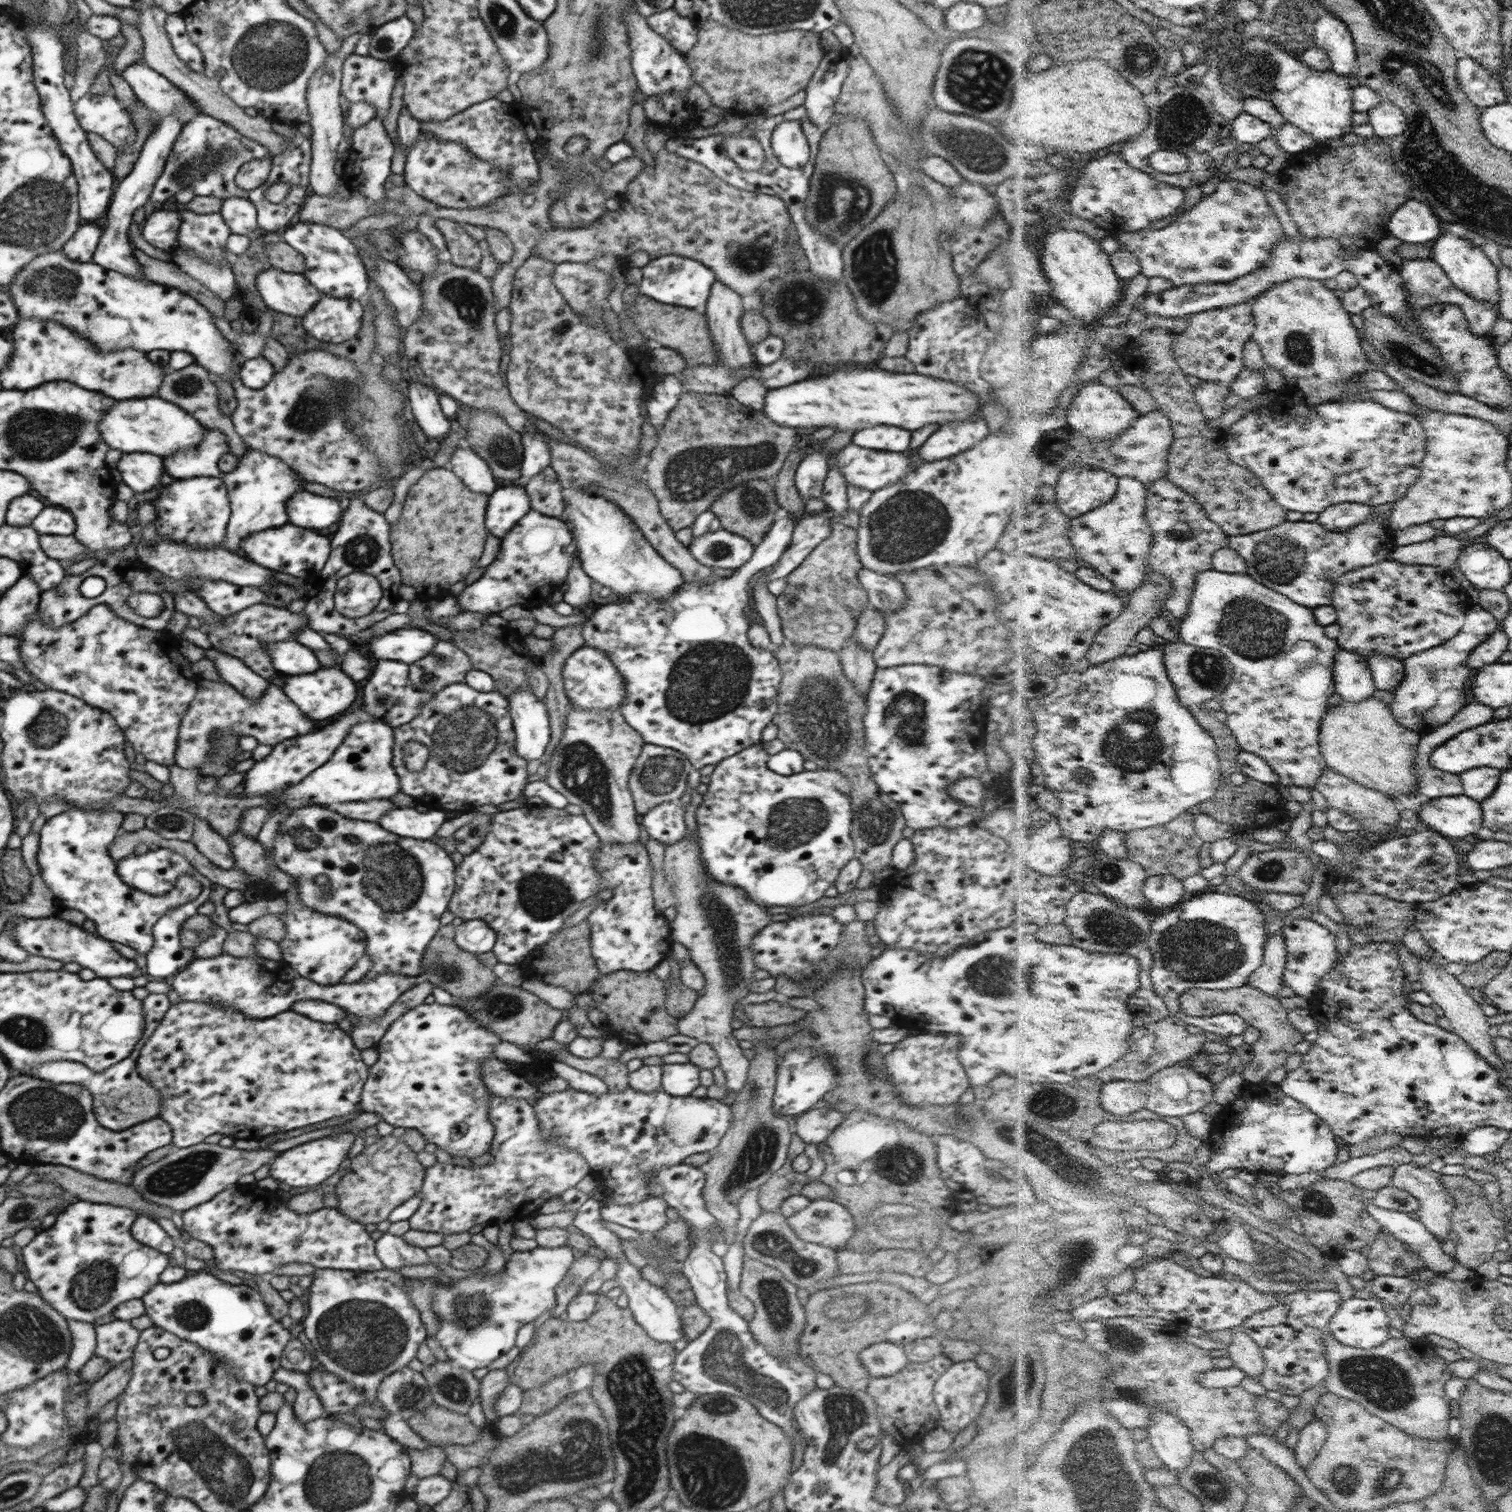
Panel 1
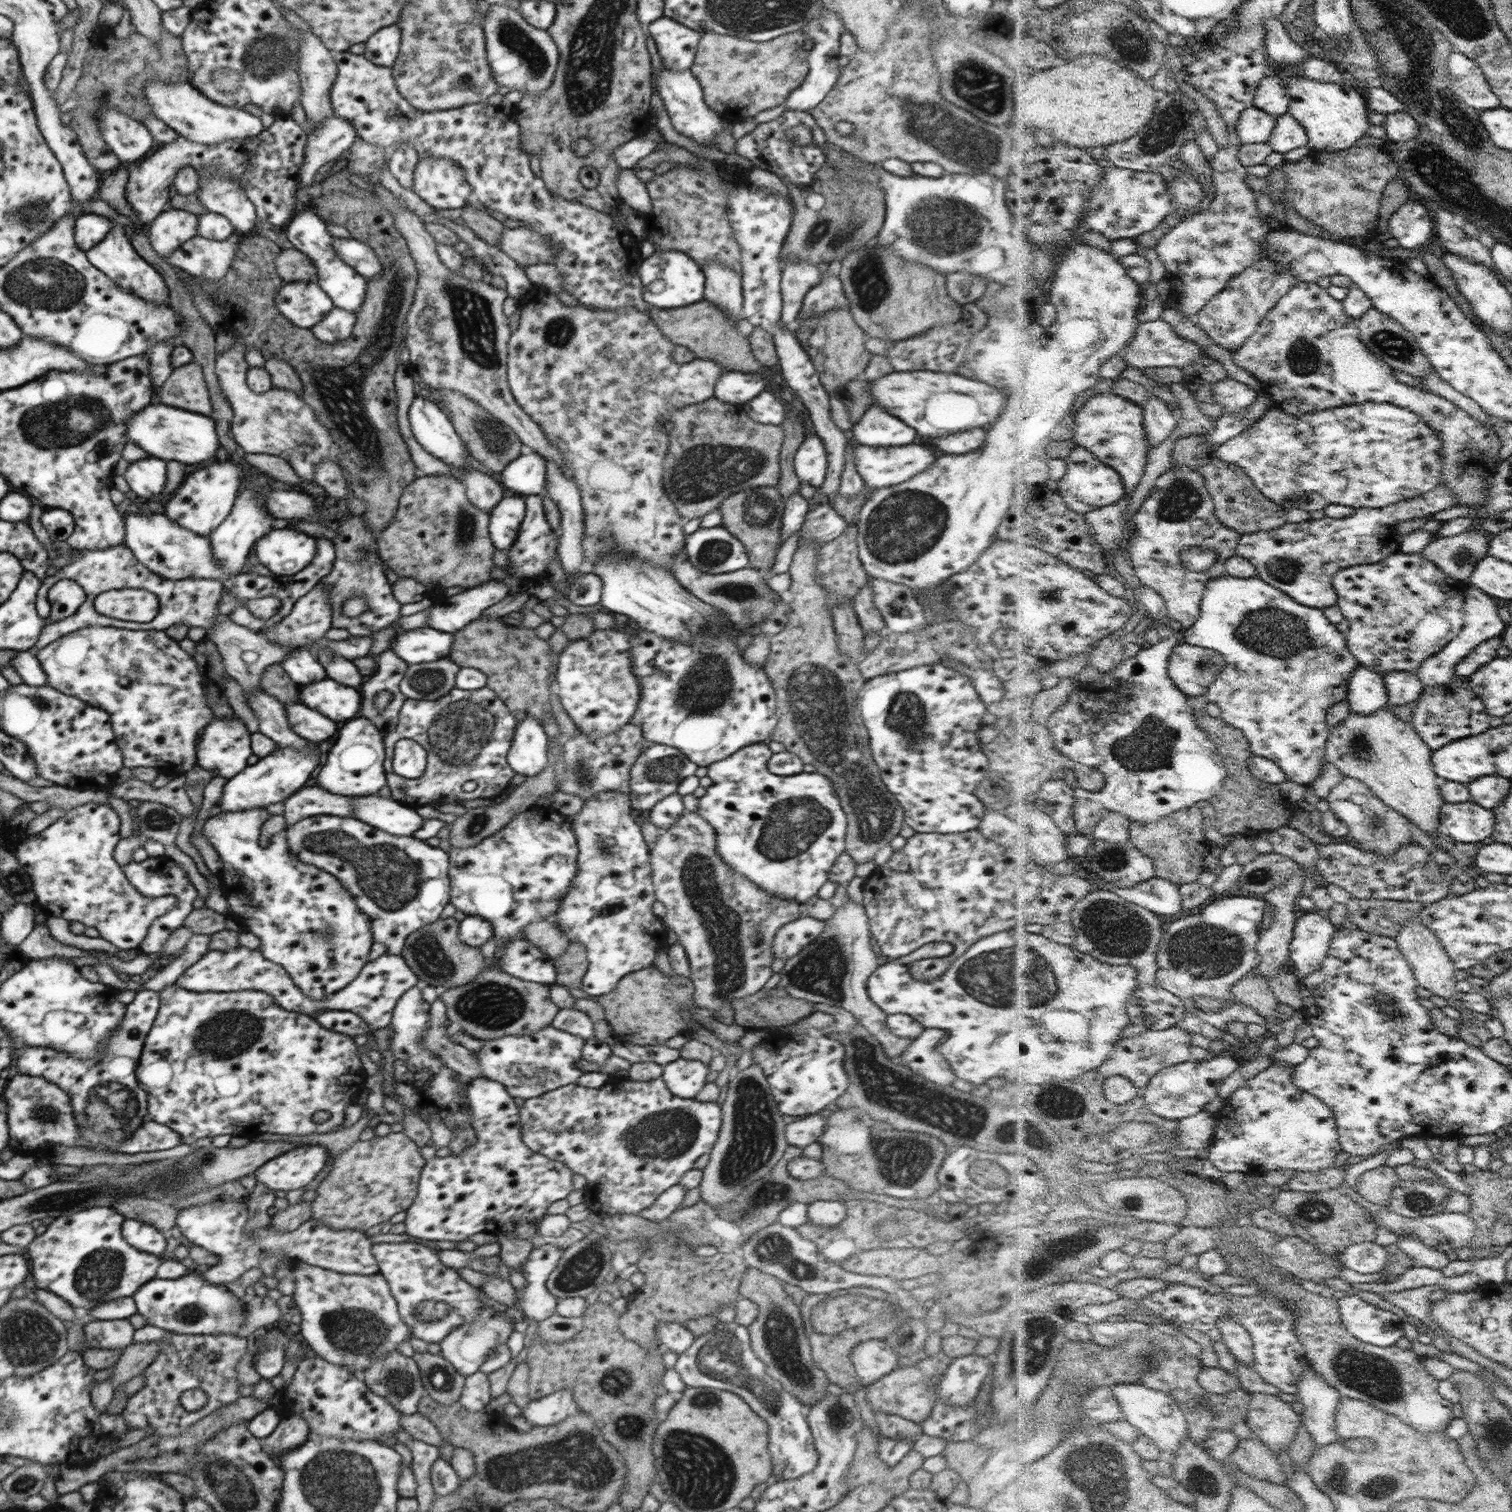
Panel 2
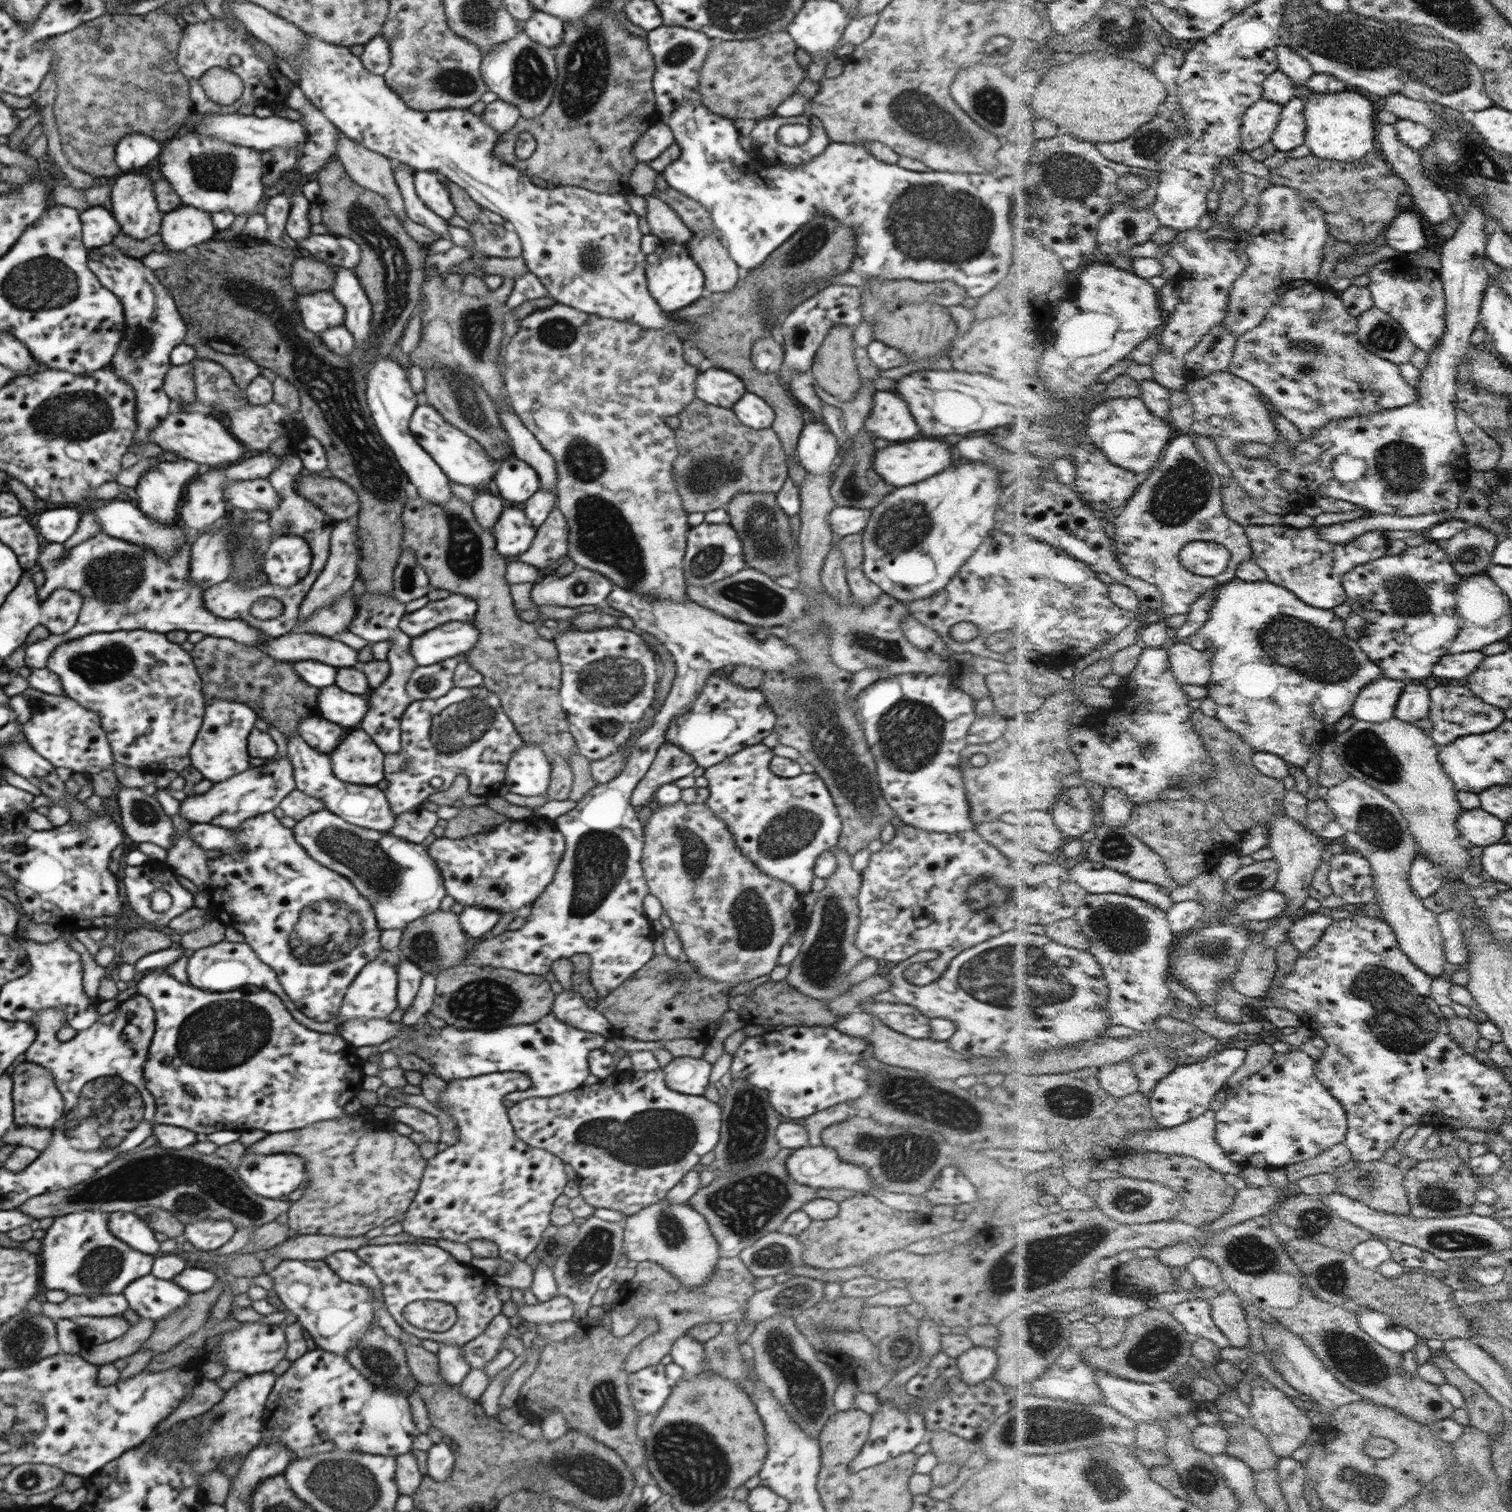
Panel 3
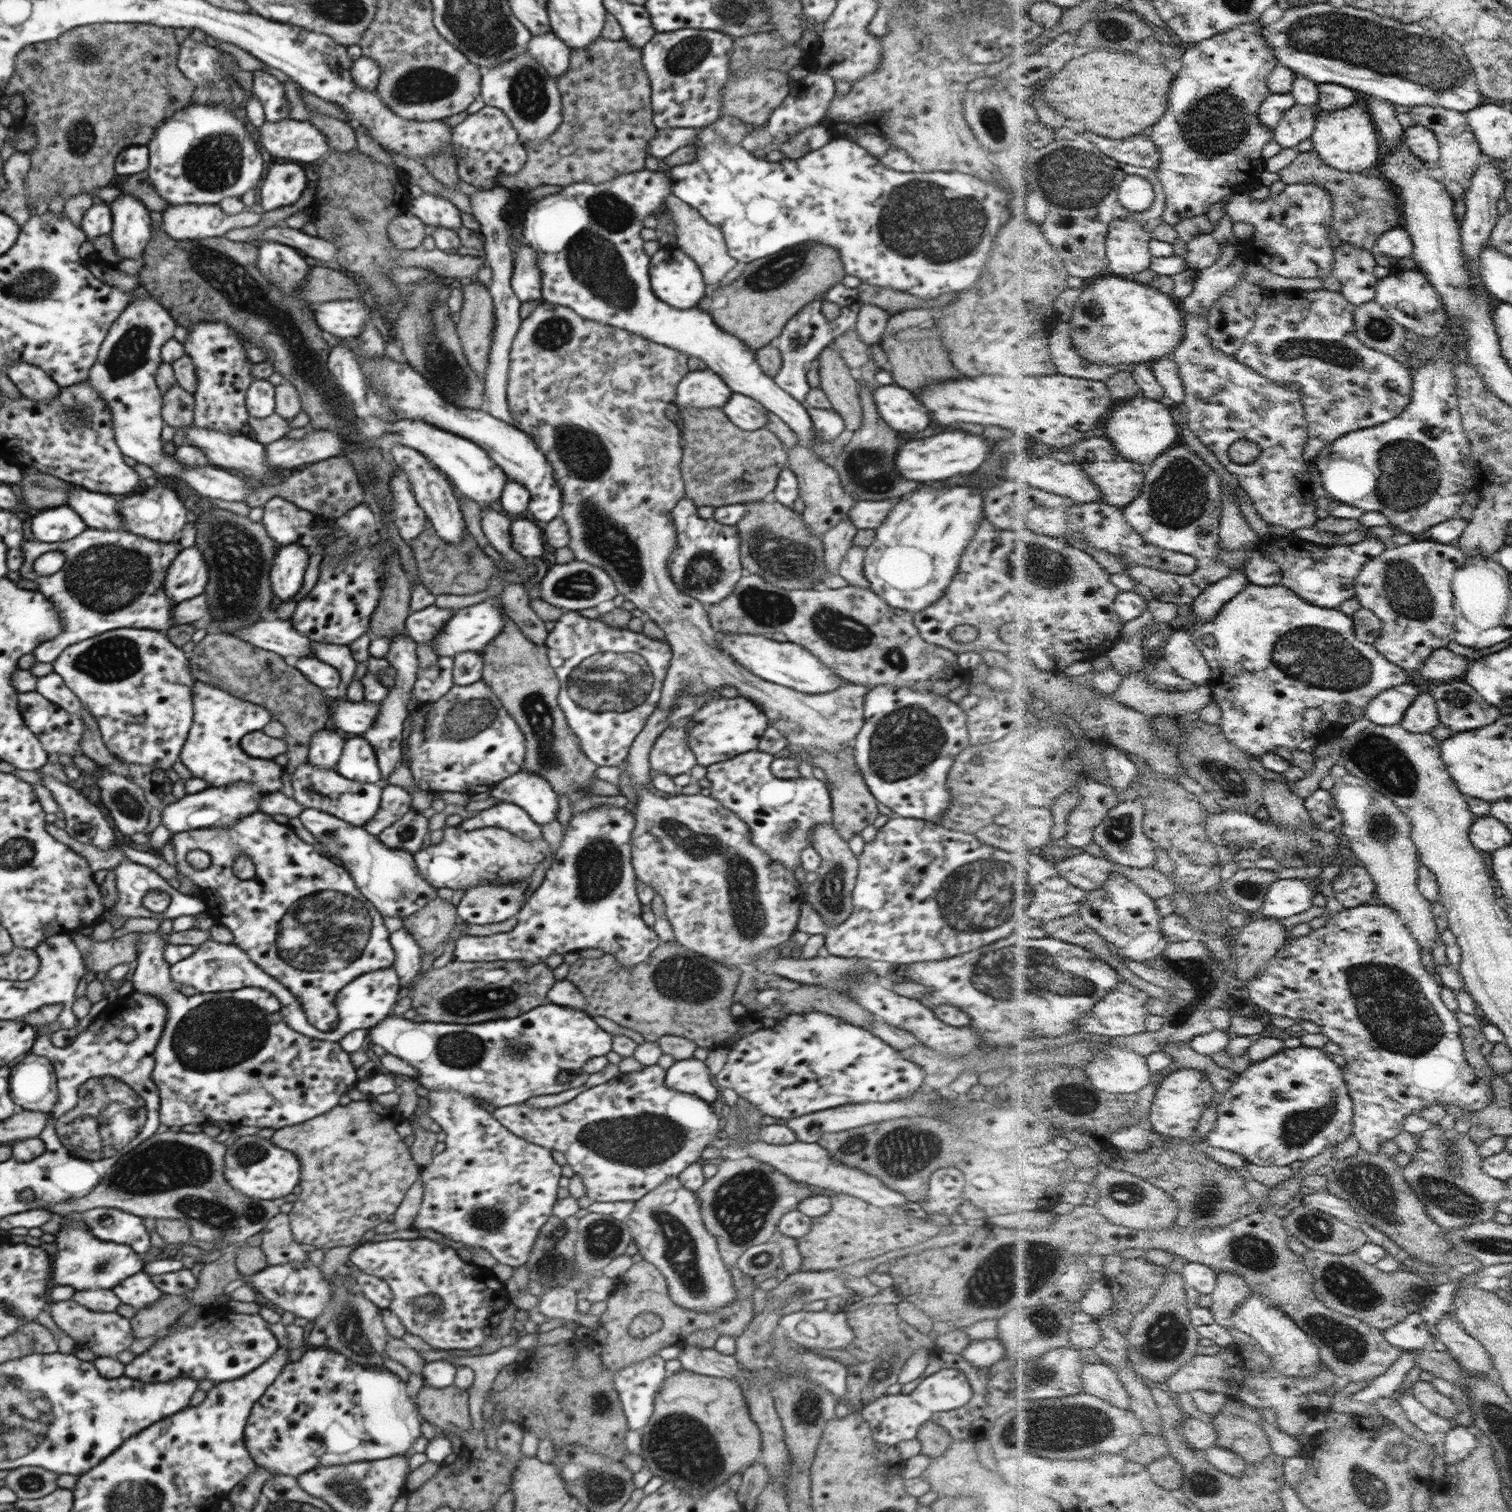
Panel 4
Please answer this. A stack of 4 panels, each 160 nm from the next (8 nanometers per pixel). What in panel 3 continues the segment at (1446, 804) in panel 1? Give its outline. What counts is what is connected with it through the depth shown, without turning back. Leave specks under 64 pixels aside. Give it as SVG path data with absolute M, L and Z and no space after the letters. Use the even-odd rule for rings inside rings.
M1482 807L1474 810L1463 809L1458 817L1458 830L1461 839L1485 847L1504 841L1505 822Z

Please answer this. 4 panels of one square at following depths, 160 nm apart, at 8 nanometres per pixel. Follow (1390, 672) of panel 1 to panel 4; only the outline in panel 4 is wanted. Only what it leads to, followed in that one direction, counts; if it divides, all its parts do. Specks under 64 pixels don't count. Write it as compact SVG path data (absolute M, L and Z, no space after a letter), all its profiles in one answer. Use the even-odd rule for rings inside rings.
M1433 693L1421 694L1402 721L1402 726L1414 732L1432 732L1440 724L1442 720L1440 720L1438 704Z

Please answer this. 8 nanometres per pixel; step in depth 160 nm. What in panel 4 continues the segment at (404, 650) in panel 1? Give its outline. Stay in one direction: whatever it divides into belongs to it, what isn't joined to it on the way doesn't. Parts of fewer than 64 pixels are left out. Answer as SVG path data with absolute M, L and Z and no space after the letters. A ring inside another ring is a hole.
M490 597L484 601L456 610L456 614L446 623L445 628L440 629L434 638L434 652L439 657L448 656L454 658L466 652L481 652L487 645L502 633L505 625L499 597Z

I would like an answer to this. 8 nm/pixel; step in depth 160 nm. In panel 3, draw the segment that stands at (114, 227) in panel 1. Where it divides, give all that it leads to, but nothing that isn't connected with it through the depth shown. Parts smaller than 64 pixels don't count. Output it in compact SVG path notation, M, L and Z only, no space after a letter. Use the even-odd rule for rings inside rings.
M108 243L89 249L87 265L102 286L108 288L122 303L125 329L109 367L133 388L136 397L137 429L133 443L150 443L150 435L155 427L173 410L163 384L172 366L170 353L175 346L185 342L187 324L174 298L160 280L158 271L144 266L140 259L126 255L117 246Z

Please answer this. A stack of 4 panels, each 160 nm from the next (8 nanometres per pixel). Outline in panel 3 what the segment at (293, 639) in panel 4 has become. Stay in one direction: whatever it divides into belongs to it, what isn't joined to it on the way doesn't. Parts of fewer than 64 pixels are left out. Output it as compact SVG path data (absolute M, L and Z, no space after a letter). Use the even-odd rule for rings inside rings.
M98 533L92 538L68 549L63 543L49 543L42 552L39 552L37 565L44 572L45 582L37 590L40 600L46 600L52 592L59 588L75 590L82 598L82 606L76 624L62 635L50 635L26 648L26 666L29 668L46 668L48 658L54 653L58 645L88 636L95 633L110 633L126 630L150 630L156 633L168 633L173 630L184 632L201 632L206 636L226 638L255 647L262 643L262 639L268 638L261 628L250 626L250 623L242 619L225 619L212 614L205 609L203 594L206 588L196 586L189 580L189 560L191 547L182 545L168 560L161 559L154 549L145 549L143 546L132 544L121 538L112 538L109 534Z

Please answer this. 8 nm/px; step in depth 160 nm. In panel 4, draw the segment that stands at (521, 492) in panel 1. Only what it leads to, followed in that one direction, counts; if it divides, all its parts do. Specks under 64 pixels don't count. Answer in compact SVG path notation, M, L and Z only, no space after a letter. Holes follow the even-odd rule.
M516 519L510 525L513 547L522 556L540 558L544 554L542 529L528 519Z

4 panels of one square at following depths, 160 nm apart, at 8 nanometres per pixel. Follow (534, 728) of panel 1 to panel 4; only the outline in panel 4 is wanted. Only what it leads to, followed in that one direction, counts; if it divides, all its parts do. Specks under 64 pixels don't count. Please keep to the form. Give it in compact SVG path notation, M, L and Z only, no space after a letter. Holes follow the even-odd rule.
M524 768L498 782L490 792L494 798L517 804L540 825L552 822L559 810L558 795L548 785L548 781L534 773L524 771Z

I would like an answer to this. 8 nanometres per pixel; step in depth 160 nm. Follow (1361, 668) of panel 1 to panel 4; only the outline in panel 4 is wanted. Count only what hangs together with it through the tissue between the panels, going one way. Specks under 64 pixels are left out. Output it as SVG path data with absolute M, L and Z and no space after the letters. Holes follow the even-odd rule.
M1410 682L1392 688L1374 698L1370 707L1366 709L1366 716L1376 724L1402 725L1404 717L1408 715L1412 704L1418 700L1420 695L1418 686L1414 686Z

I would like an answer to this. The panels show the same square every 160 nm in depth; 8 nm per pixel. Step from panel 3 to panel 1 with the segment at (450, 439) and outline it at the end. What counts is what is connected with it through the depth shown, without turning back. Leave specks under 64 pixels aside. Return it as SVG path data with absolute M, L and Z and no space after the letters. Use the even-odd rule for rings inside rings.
M414 379L408 387L408 400L414 421L417 422L426 439L441 443L449 435L451 418L442 413L434 389Z

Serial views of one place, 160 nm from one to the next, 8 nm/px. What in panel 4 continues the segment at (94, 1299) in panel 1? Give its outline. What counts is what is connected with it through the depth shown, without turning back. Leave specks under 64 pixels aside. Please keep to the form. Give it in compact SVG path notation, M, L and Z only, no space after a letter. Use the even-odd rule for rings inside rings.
M81 1222L61 1225L60 1231L54 1234L57 1239L54 1266L51 1268L52 1279L56 1285L73 1286L76 1291L88 1289L113 1289L122 1282L123 1278L132 1276L137 1272L144 1271L145 1264L141 1254L137 1254L124 1244L116 1242L104 1242L96 1238Z

